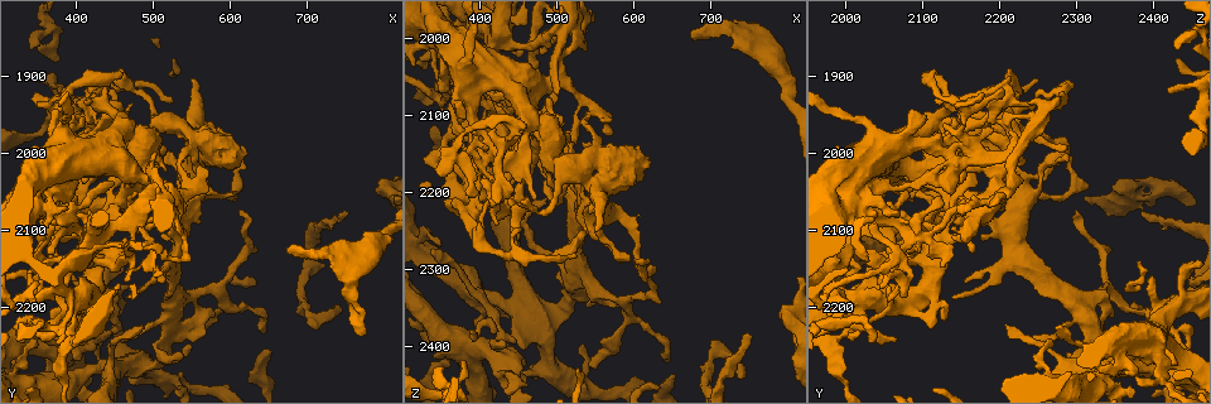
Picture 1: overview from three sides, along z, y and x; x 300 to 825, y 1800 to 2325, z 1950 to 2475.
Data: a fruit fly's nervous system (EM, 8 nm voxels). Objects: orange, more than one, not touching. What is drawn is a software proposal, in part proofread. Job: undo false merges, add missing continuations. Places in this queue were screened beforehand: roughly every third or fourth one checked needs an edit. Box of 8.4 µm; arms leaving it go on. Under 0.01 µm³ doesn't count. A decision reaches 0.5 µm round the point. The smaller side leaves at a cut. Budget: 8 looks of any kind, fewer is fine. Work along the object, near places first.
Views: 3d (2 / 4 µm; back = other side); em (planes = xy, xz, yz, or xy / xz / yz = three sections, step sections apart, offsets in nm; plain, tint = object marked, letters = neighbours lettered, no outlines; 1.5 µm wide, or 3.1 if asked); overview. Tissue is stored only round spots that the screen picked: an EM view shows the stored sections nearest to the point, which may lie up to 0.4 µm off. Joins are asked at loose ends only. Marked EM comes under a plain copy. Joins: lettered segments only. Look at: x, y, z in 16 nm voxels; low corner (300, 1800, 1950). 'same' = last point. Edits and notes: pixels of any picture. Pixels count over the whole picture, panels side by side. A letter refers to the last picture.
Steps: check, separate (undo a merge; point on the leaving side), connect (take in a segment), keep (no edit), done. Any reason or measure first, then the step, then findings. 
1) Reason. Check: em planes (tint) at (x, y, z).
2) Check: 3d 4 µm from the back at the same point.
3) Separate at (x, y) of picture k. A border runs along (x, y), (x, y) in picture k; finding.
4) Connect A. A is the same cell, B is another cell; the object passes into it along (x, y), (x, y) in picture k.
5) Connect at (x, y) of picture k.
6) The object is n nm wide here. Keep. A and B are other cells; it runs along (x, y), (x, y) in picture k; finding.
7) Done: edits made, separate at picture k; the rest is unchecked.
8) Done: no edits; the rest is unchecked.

Abrupt turn. Check: 3d 4 µm at (395, 2240, 1985).

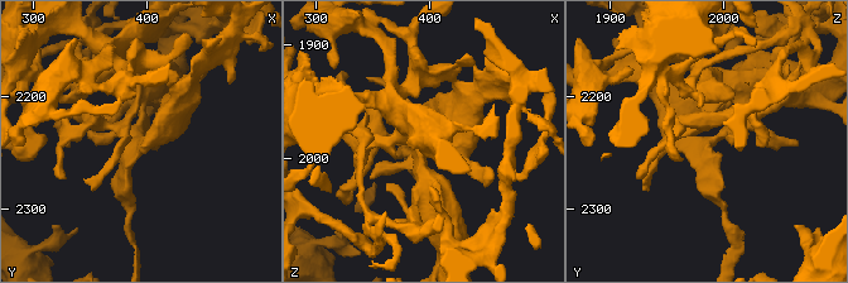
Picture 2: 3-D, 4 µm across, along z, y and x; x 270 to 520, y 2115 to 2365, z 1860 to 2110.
Check: em xy step 4 (tint) at (390, 2238, 1986).

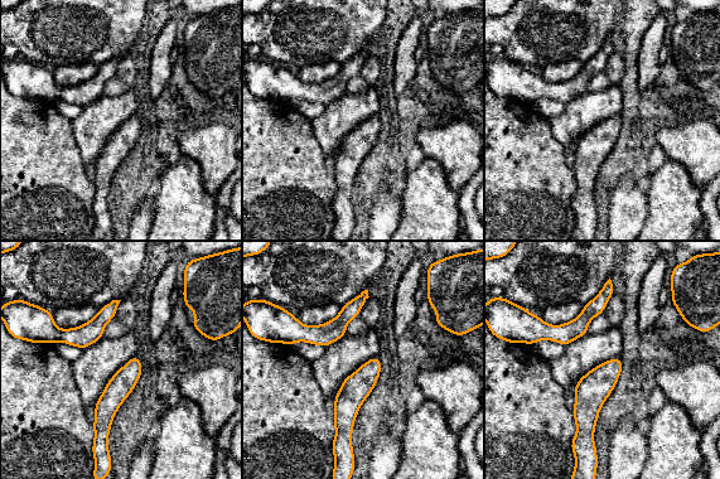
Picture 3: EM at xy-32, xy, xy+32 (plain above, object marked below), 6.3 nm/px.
Check: em planes (letters) at the same point.

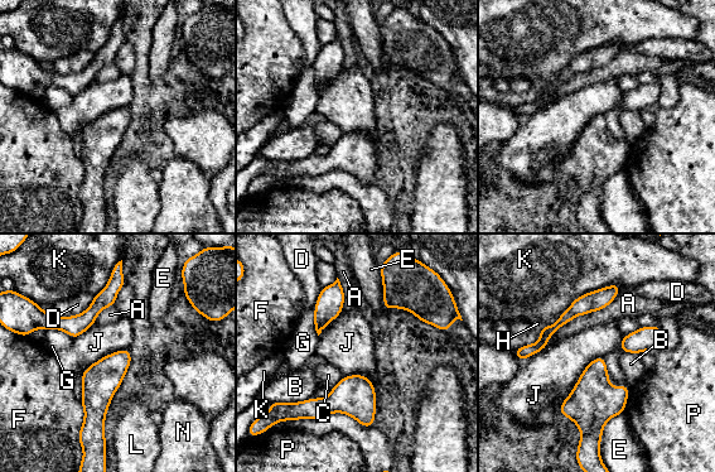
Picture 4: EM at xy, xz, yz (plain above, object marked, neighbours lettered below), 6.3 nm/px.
Keep. A, B, C, D, E, F, G, H, J, K, L, N and P are other cells; a border runs along (604, 356), (585, 367), (559, 413) in picture 4; all the same cell.

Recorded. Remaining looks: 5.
Narrows sharply. Check: em planes (tint) at (430, 1960, 2170).

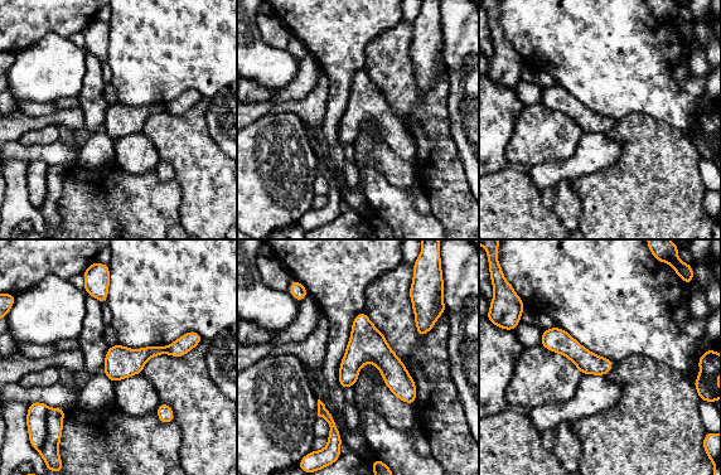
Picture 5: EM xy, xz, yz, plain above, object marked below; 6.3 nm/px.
Check: em planes (letters) at the same point.

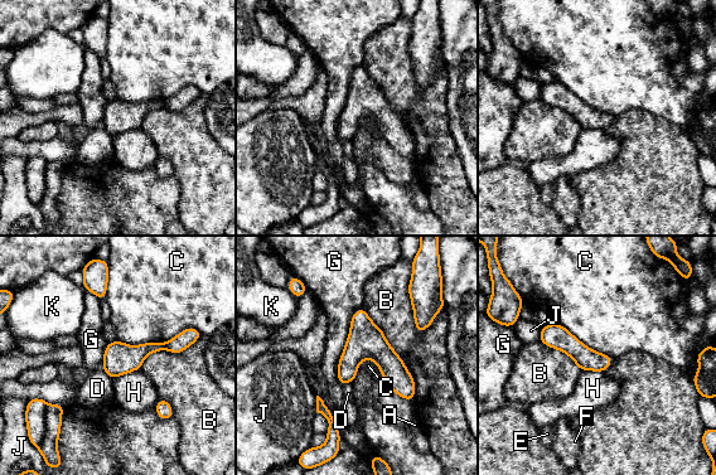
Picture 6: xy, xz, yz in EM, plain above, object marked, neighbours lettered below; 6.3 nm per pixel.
The object is 150 nm wide here. Keep. A, B, C, D, E, F, G, H, J and K are other cells; it runs along (361, 311), (364, 337), (411, 396) in picture 6; one cell here.

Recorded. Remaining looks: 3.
An open end. Check: em planes (letters) at (670, 2130, 1995).

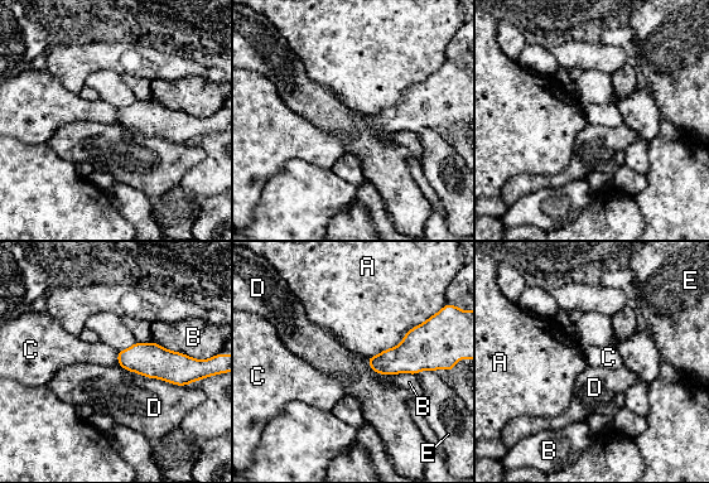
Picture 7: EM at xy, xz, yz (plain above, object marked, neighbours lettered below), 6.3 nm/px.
The longest contact is with A, 500 nm. Keep. A, B, C, D and E are other cells; none of them fits.

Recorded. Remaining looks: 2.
Done: no edits; the rest is unchecked.

